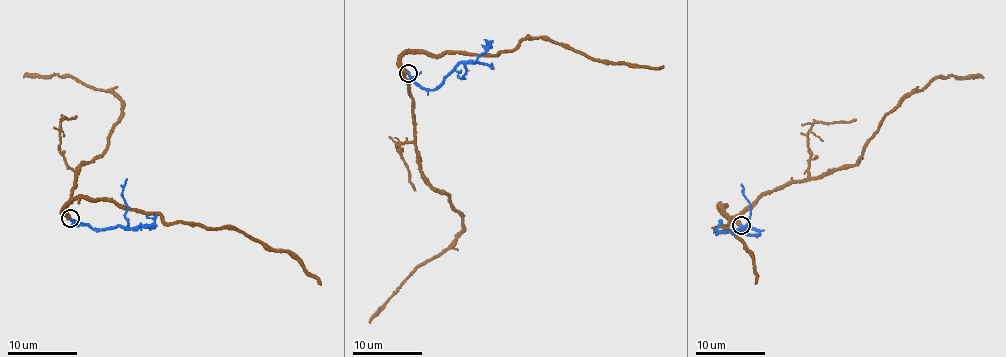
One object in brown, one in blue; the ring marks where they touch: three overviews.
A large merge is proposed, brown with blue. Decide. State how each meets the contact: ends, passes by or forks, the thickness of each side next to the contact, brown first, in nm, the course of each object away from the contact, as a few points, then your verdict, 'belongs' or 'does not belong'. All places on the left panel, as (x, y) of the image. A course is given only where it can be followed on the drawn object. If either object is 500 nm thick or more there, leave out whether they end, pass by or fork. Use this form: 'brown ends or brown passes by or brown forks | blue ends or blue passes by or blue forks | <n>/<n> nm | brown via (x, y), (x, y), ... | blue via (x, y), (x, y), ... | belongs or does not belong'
brown ends | blue passes by | 440/190 nm | brown via (70, 219), (67, 212), (79, 167), (102, 153), (121, 101), (72, 76), (24, 76) | blue via (70, 219), (95, 228), (109, 229), (121, 226), (126, 229), (126, 210), (122, 191), (127, 179) | does not belong

